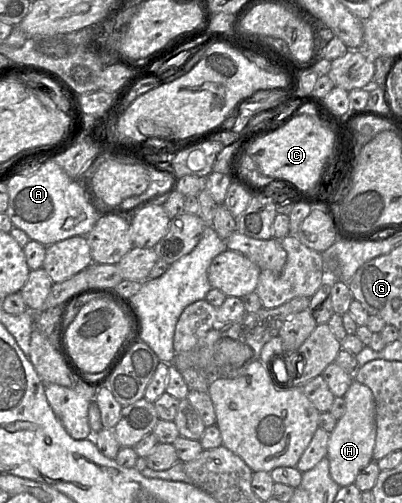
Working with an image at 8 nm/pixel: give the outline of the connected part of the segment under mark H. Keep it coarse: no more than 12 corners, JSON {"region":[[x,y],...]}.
{"region":[[353,380],[330,432],[330,476],[353,484],[373,460],[375,401]]}

